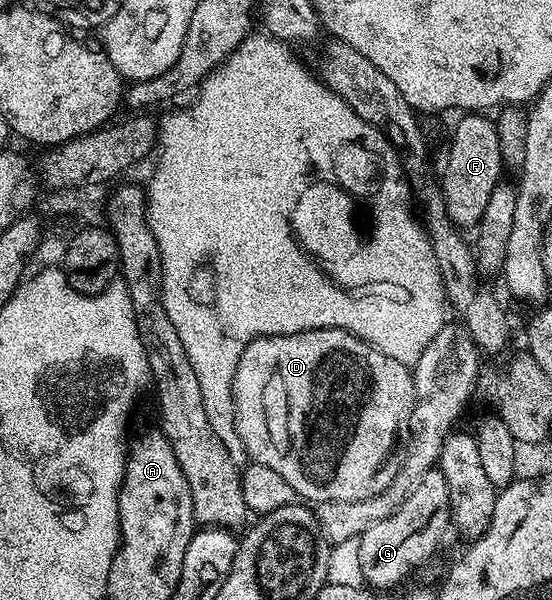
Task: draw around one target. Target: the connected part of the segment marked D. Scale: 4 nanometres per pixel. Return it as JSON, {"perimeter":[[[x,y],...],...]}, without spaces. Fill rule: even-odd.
{"perimeter":[[[308,329],[305,333],[291,333],[285,337],[255,337],[244,348],[238,359],[236,378],[233,381],[233,403],[236,405],[236,427],[241,437],[243,452],[249,453],[252,461],[262,463],[273,471],[278,471],[286,483],[290,483],[293,494],[305,502],[323,503],[325,501],[363,501],[373,496],[376,485],[376,472],[384,465],[384,457],[376,453],[380,449],[379,433],[388,433],[396,424],[407,422],[416,401],[413,370],[409,366],[398,363],[398,359],[390,359],[390,355],[382,355],[373,345],[368,345],[352,333],[344,329]],[[357,433],[364,446],[356,450],[352,446],[352,436]]]}

